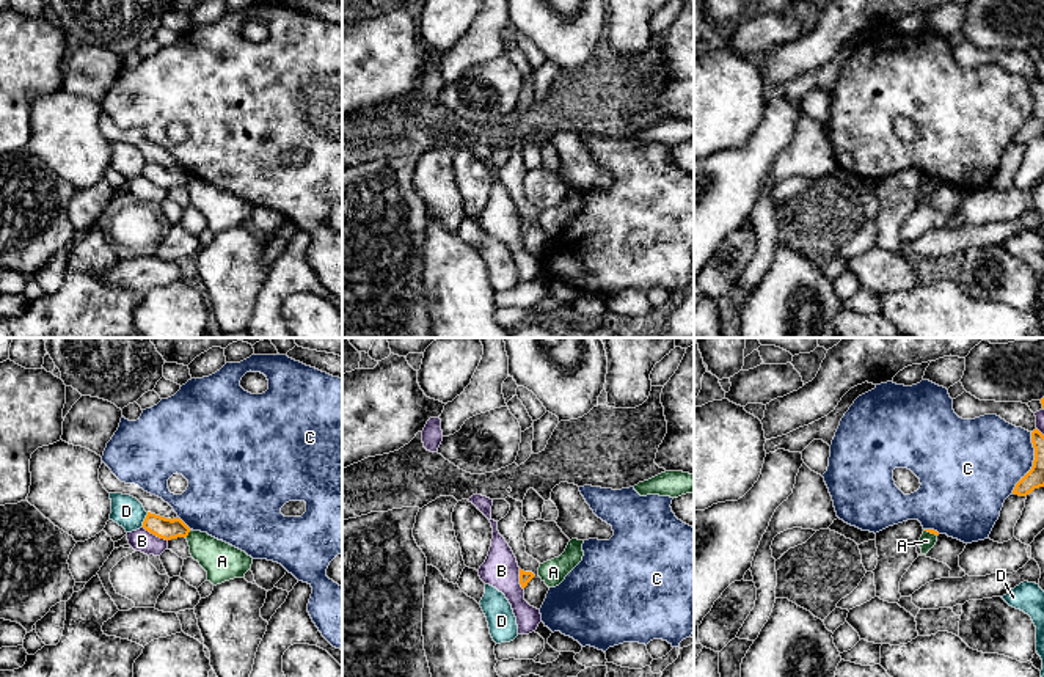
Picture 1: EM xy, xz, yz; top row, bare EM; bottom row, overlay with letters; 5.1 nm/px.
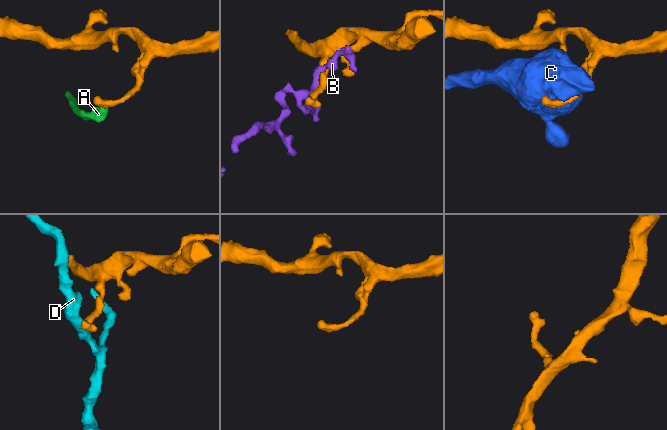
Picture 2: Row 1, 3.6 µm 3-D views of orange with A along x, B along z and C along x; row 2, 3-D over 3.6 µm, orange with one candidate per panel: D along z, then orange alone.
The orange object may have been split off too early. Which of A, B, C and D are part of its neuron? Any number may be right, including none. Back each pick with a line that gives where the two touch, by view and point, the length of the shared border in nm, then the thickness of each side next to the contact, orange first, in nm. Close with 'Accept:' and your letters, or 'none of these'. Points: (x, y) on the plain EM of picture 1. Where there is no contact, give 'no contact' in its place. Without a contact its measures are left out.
Accept: none of these

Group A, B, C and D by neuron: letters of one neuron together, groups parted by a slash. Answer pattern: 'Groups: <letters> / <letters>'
Groups: A / B / C / D

